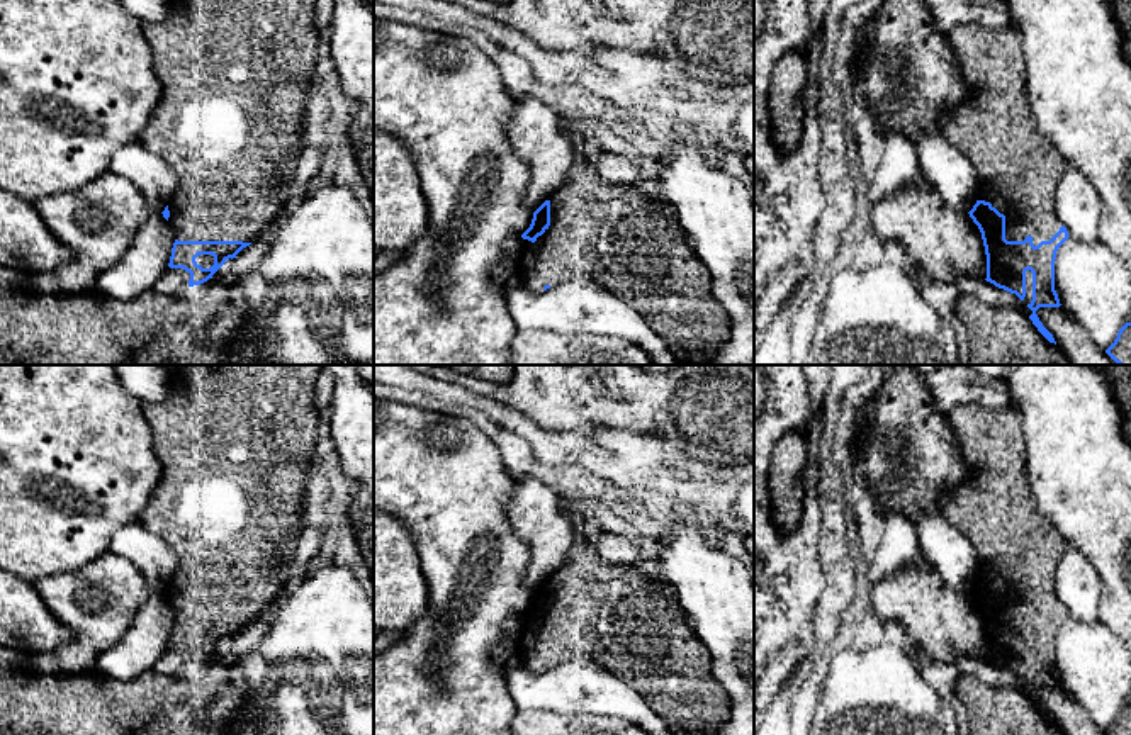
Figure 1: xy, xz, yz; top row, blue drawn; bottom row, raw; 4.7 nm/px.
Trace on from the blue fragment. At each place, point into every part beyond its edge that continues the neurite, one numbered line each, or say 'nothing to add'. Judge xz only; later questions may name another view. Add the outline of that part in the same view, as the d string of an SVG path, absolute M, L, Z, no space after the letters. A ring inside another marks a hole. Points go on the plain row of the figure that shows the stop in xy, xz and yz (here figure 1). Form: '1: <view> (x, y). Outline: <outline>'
1: xz (632, 625). Outline: M582 543L569 552L549 581L550 606L535 623L523 620L518 637L520 655L532 670L542 672L545 665L555 667L576 655L584 655L640 694L671 735L717 735L729 721L729 696L713 677L710 652L693 631L672 586L645 575L637 564L608 564Z

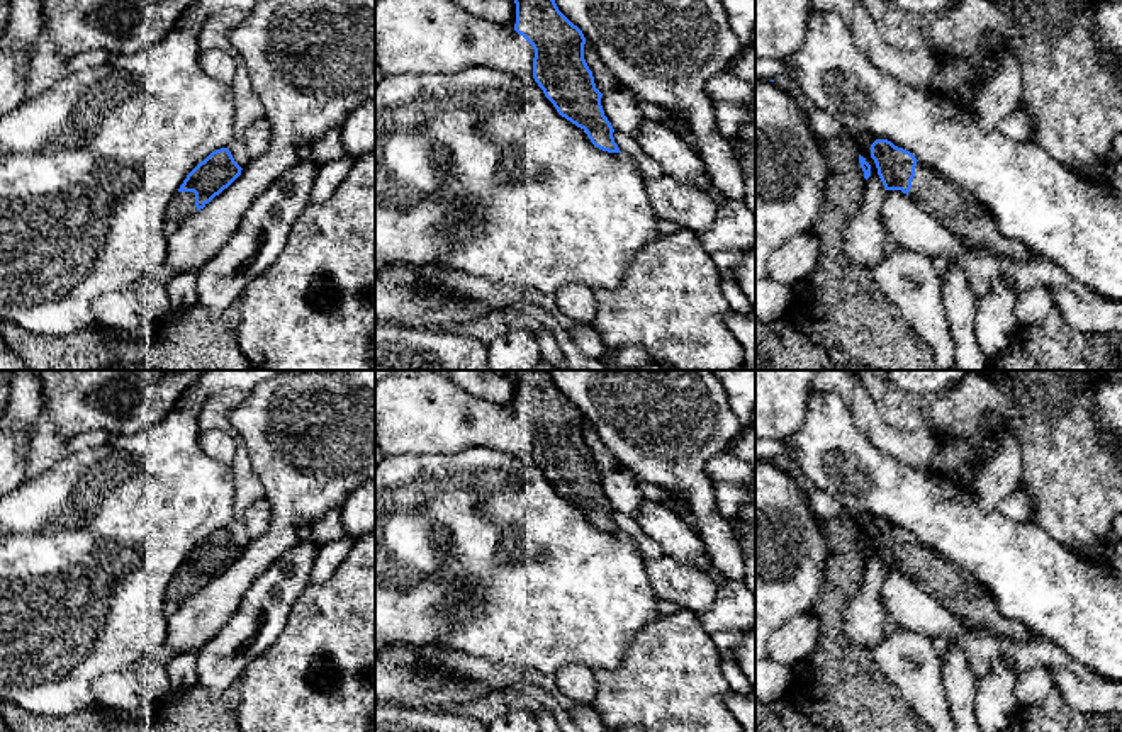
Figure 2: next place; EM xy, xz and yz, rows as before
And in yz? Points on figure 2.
1: yz (964, 596). Outline: M920 542L908 576L951 613L988 633L1018 642L1037 637L1022 622L1001 615L995 598L979 581Z

